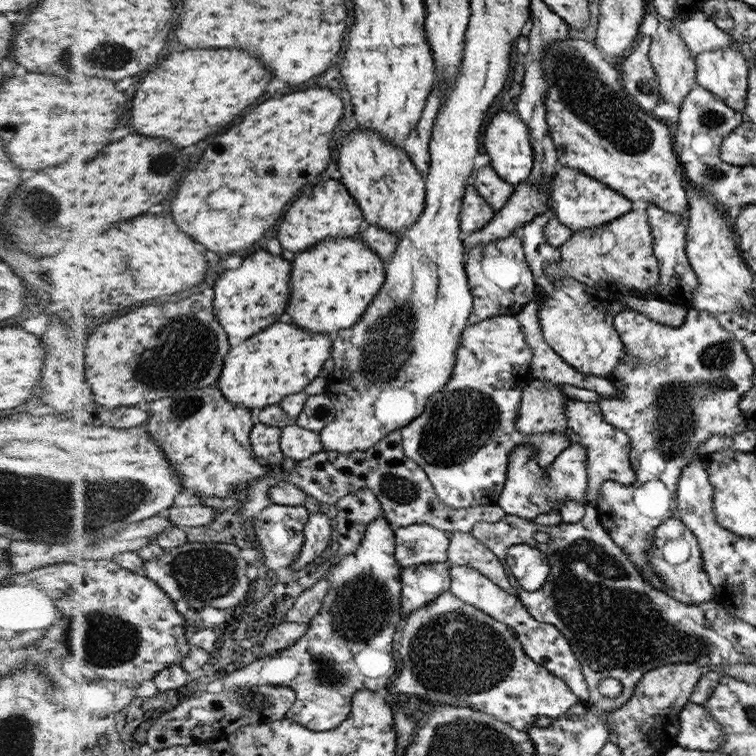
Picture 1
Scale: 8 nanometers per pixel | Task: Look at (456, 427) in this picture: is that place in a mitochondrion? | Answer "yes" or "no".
yes

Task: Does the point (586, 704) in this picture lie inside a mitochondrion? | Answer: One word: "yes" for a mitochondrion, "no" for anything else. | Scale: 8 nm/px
no

